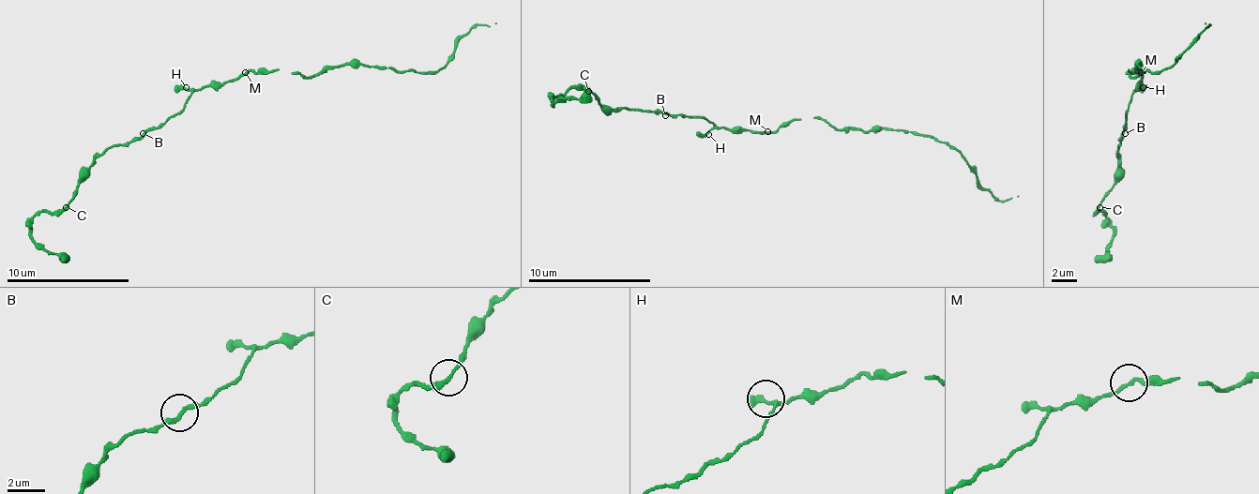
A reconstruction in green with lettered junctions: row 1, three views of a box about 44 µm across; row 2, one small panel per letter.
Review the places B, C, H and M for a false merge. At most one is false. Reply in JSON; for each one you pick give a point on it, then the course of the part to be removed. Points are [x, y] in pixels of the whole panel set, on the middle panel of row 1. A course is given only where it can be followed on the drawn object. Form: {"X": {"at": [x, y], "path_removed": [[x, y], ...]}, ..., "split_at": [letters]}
{"split_at": []}

